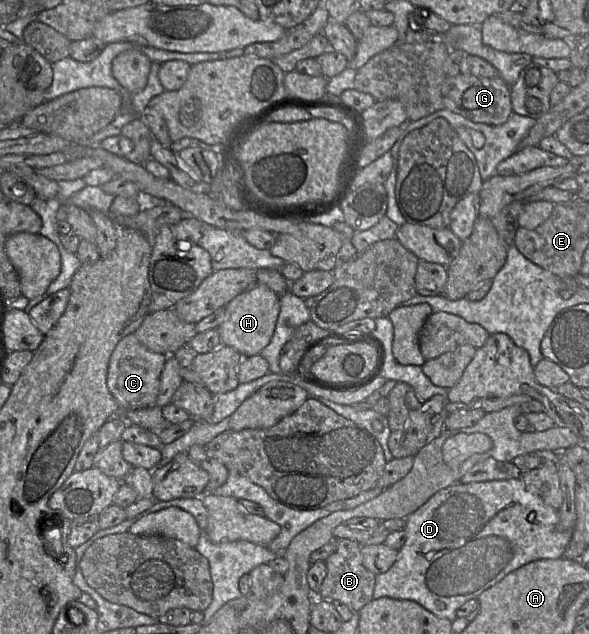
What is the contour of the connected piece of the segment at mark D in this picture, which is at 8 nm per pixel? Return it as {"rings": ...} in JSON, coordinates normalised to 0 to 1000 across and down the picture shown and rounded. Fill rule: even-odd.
{"rings":[[[881,754],[779,762],[740,776],[688,822],[689,852],[674,883],[654,904],[638,907],[633,943],[701,946],[745,975],[767,973],[789,950],[810,945],[825,929],[891,890],[956,877],[973,836],[949,836],[949,804],[929,797]]]}

